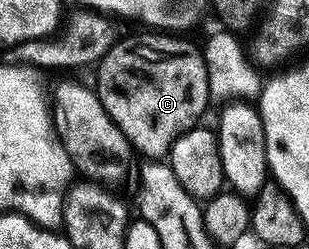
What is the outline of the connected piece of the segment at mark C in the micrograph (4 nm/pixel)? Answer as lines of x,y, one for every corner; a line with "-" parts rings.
141,31
138,37
125,37
114,41
101,60
96,62
97,98
103,103
107,115
119,127
119,131
133,149
137,148
145,159
165,159
169,149
188,129
198,128
205,108
211,104
208,89
207,67
202,50
189,41
181,41
177,35
162,35
157,31

